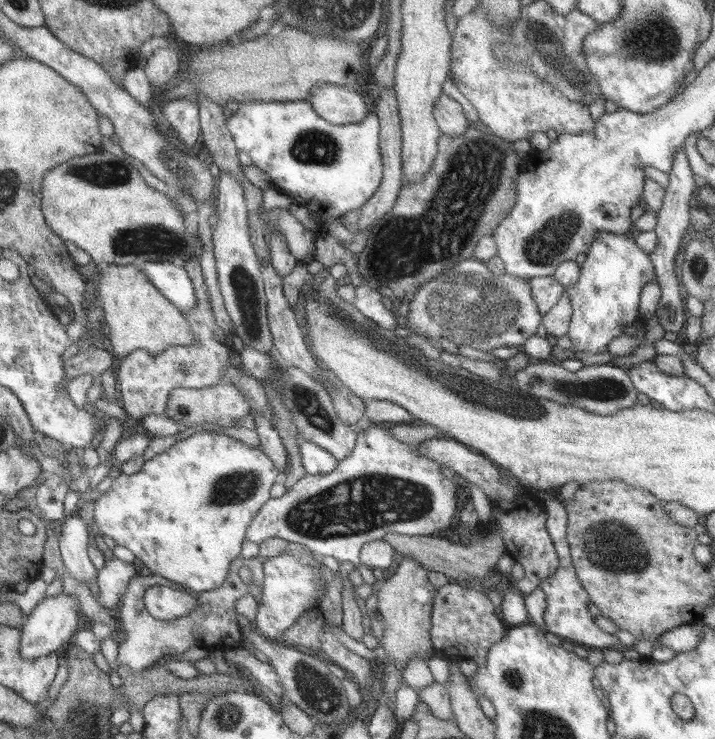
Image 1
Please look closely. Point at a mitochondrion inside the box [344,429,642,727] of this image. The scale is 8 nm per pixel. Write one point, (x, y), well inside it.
(512, 677)

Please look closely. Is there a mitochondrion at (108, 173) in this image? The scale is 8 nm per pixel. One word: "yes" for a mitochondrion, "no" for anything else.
yes

